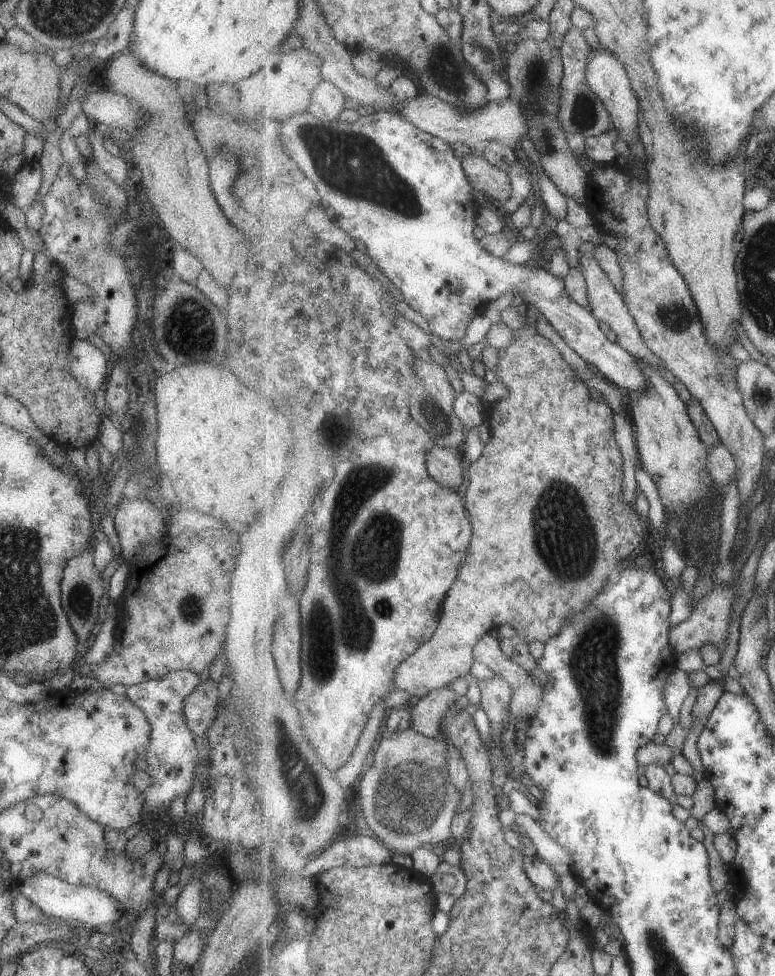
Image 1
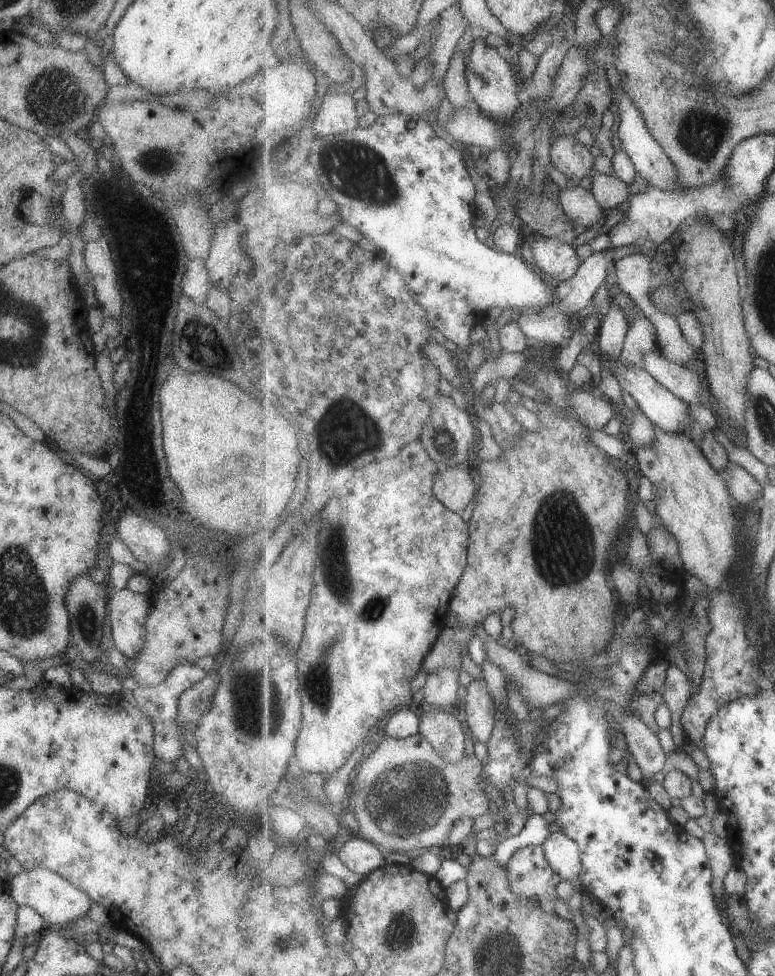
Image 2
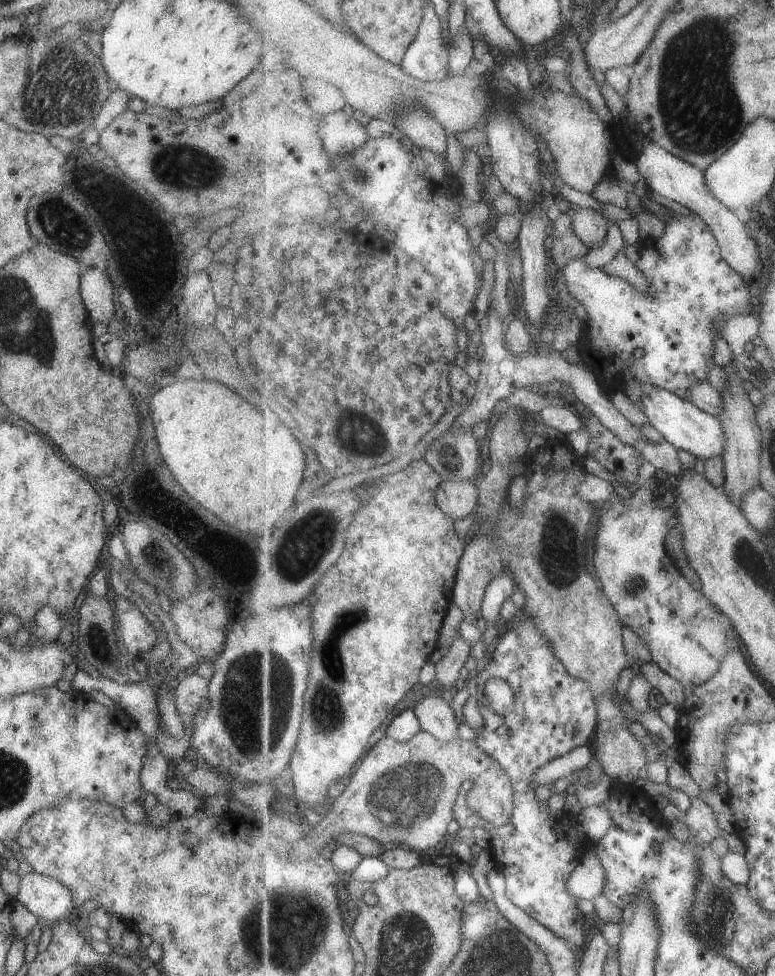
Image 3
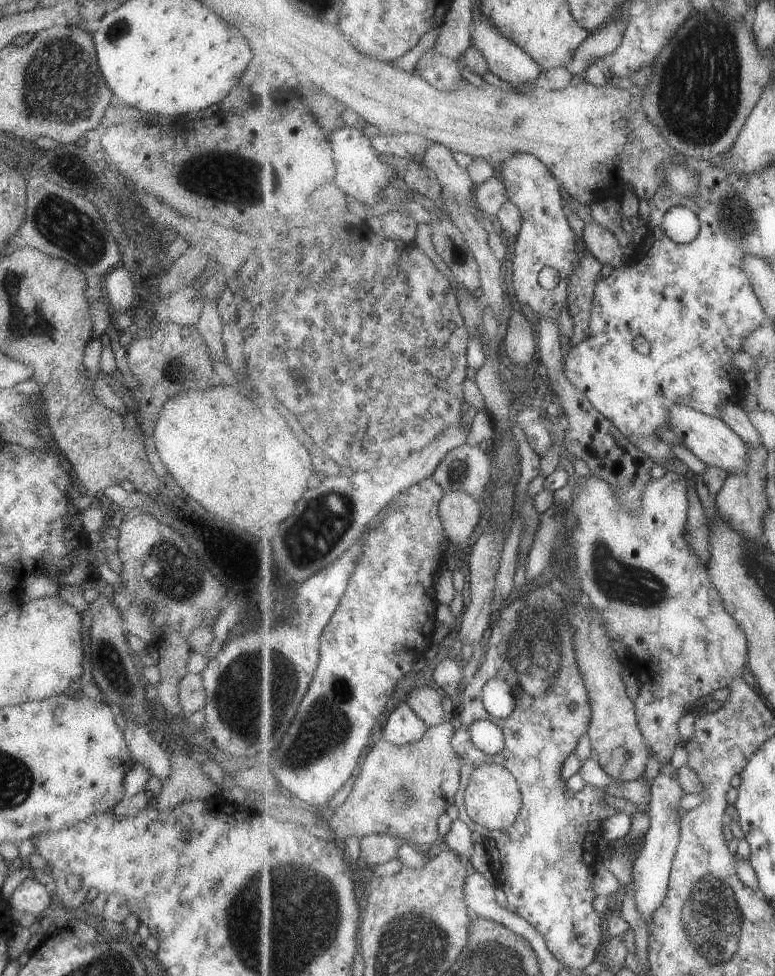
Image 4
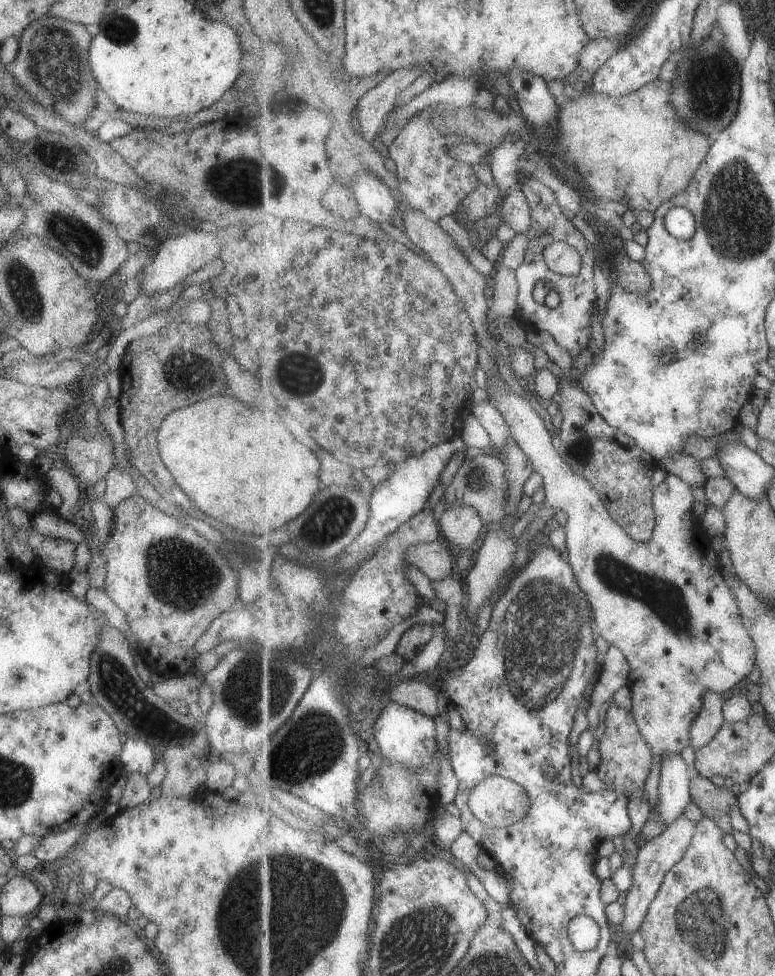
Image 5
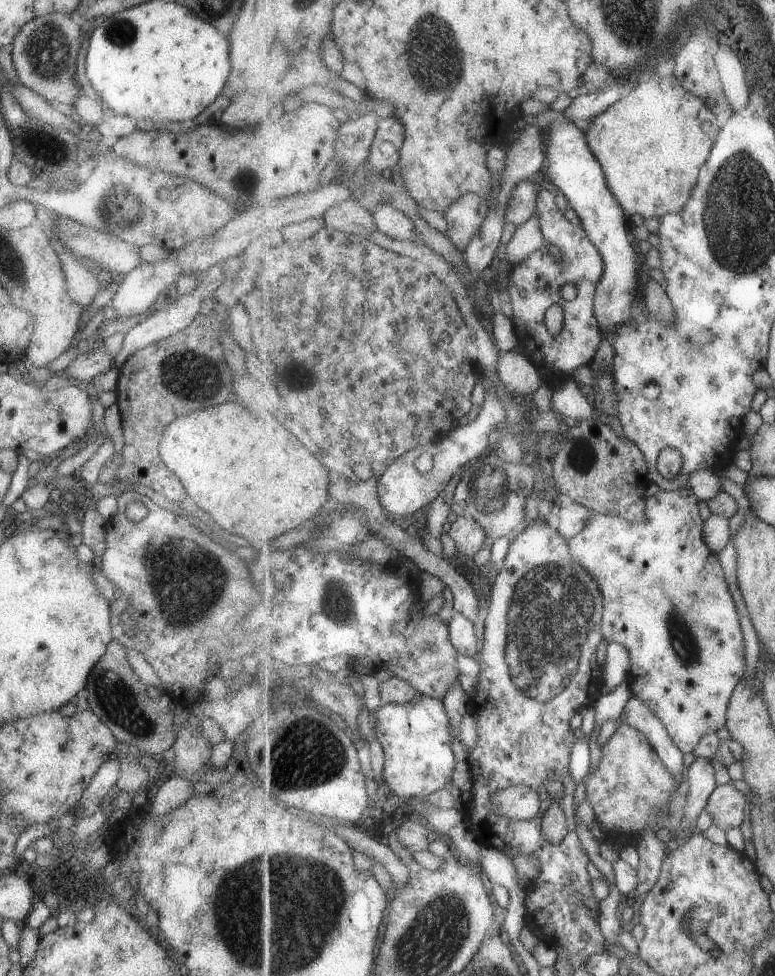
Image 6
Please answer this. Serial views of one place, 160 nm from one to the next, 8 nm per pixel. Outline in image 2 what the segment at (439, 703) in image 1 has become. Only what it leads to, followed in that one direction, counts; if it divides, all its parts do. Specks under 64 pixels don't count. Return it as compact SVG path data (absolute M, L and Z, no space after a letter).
M441 667L427 676L423 687L424 701L420 708L454 710L459 698L459 676L463 669L461 667Z

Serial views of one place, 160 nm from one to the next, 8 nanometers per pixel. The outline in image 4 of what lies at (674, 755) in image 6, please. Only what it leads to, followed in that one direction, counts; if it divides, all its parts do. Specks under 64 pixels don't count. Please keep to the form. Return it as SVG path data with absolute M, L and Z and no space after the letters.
M673 764L662 766L659 776L656 776L650 786L649 818L650 826L645 833L645 844L634 862L633 886L635 890L634 900L641 918L650 932L652 916L657 908L664 903L669 888L672 866L678 851L680 836L682 833L679 818L681 800L685 791L678 779L678 769Z

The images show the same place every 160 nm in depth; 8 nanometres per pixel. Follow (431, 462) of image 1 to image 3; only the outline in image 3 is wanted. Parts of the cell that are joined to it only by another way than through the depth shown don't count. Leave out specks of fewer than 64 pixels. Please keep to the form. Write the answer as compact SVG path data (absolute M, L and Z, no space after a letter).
M443 480L437 493L438 505L451 518L459 520L475 515L480 501L480 487L468 480Z

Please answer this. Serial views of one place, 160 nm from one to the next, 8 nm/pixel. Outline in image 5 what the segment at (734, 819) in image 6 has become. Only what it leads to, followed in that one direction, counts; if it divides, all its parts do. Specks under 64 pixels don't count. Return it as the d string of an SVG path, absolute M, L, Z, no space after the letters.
M694 772L690 784L692 802L703 812L703 816L712 818L727 834L733 832L731 809L739 806L738 797L724 787L713 784L707 777Z

